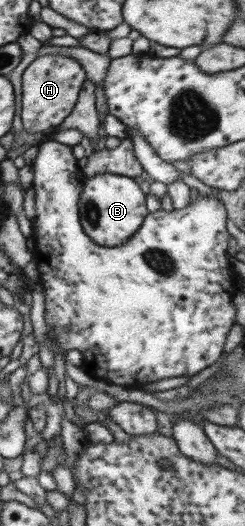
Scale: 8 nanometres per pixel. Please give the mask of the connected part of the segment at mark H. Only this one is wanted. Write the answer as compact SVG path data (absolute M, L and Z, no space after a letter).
M63 54L37 56L22 74L22 106L20 116L28 134L51 134L68 116L77 103L79 92L87 76L82 65L74 57Z

